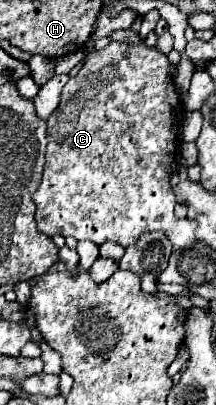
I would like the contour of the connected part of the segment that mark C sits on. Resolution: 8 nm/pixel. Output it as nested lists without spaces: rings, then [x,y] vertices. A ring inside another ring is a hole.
[[[111,42],[87,56],[81,70],[65,84],[61,102],[47,120],[47,162],[41,184],[33,194],[39,232],[91,240],[97,246],[115,242],[123,248],[133,246],[145,232],[163,232],[175,252],[189,250],[197,226],[195,220],[175,216],[173,206],[177,200],[169,182],[175,170],[181,118],[183,106],[169,76],[169,60],[157,48],[147,48],[143,42],[139,46]]]

